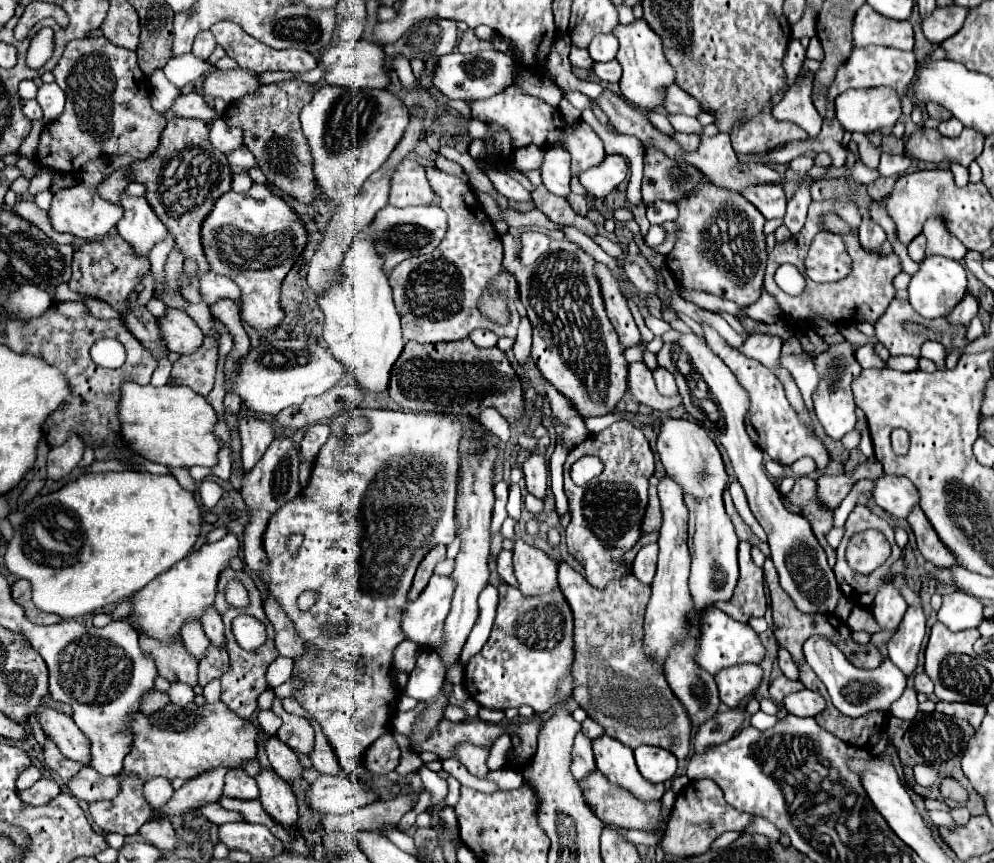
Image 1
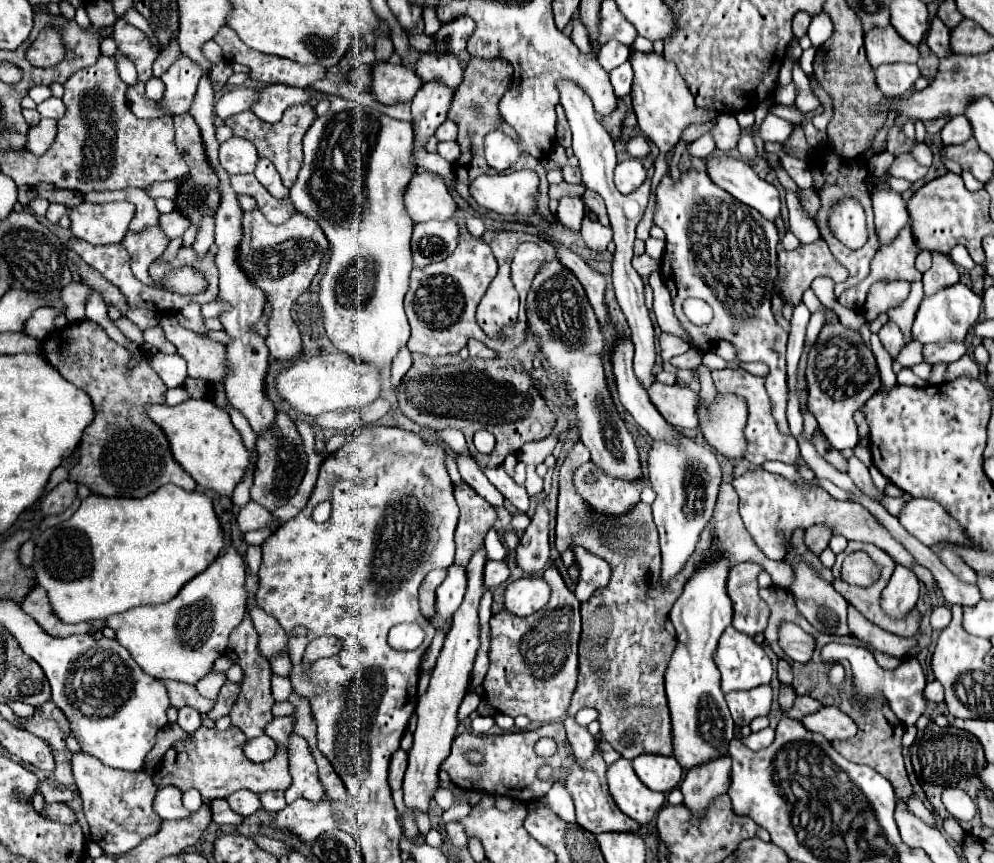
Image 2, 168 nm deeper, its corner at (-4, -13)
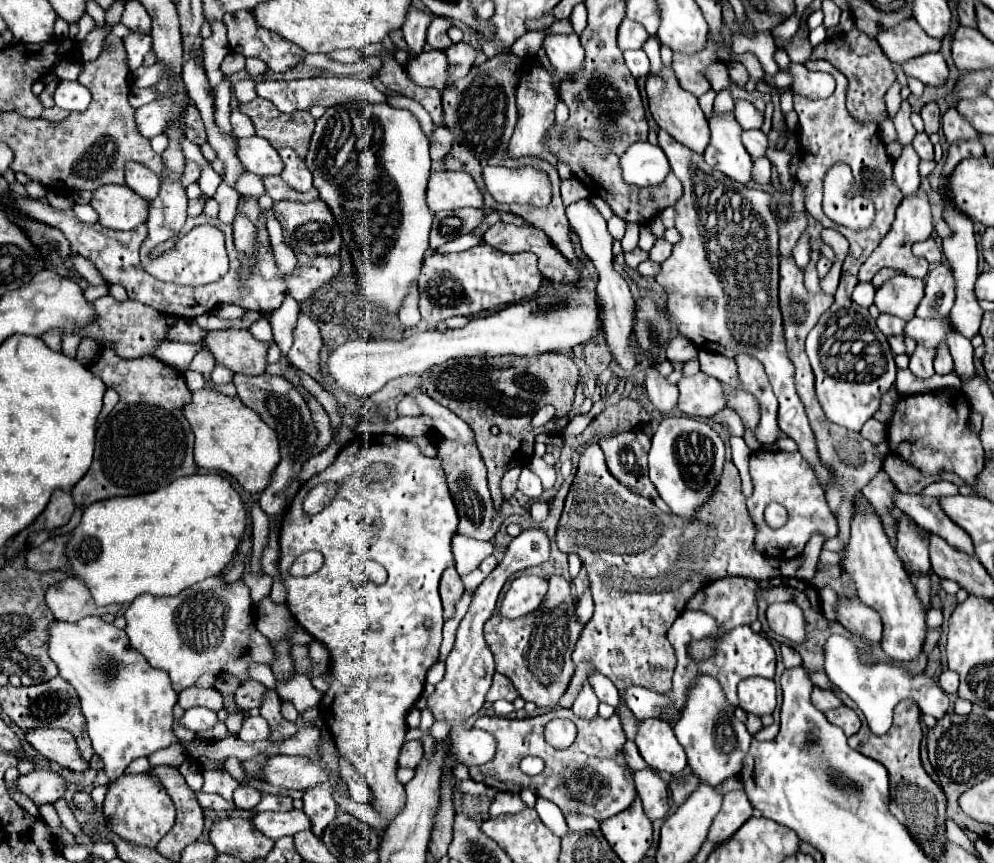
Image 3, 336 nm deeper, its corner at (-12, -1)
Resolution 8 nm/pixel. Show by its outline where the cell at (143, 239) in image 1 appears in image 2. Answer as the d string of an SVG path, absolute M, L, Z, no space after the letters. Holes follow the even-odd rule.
M126 187L120 191L106 191L106 193L90 193L84 197L90 203L108 203L108 201L130 201L136 207L134 219L130 223L130 231L142 231L150 225L158 225L158 209L154 199L146 191L138 191L134 187Z

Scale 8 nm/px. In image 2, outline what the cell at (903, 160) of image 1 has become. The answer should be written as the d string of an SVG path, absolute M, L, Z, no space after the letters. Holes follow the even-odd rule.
M902 153L896 157L896 161L890 167L890 175L894 177L902 177L908 181L918 181L928 173L928 167L920 165L912 153Z

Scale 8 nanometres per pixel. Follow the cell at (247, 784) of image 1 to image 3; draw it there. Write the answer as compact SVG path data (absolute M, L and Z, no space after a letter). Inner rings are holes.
M238 787L234 791L234 805L238 809L254 809L262 799L262 793L254 787Z

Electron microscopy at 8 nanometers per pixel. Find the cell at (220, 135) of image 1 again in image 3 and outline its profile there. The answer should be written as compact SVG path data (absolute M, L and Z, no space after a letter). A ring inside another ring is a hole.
M244 137L238 139L236 149L238 159L246 167L246 171L256 175L278 175L282 171L282 159L278 151L262 137Z

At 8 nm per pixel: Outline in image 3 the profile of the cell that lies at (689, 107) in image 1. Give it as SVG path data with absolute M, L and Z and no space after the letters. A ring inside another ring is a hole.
M750 129L750 131L742 131L742 143L748 149L748 153L752 155L752 159L758 159L764 155L766 147L768 147L768 139L762 131L758 129Z

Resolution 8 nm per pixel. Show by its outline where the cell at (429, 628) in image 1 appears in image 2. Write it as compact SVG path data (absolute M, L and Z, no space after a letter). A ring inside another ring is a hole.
M454 563L452 567L448 567L446 579L436 591L438 615L434 619L430 619L430 623L436 629L444 627L444 623L450 621L450 615L460 607L464 593L466 593L466 569Z

